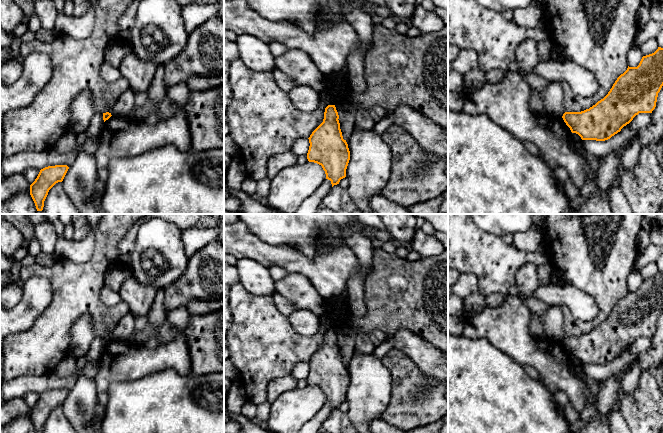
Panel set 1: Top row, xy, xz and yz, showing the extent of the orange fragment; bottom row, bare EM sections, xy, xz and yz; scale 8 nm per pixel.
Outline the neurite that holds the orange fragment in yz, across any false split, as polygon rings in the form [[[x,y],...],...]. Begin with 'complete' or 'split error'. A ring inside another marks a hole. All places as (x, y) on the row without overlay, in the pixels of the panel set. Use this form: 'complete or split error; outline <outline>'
complete; outline [[[663,272],[643,280],[637,291],[621,298],[608,318],[581,336],[562,340],[582,364],[605,365],[621,355],[639,337],[652,337],[663,310]]]

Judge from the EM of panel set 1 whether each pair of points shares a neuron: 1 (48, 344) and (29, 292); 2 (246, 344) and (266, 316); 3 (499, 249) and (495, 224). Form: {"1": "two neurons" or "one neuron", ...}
{"1": "two neurons", "2": "one neuron", "3": "two neurons"}

